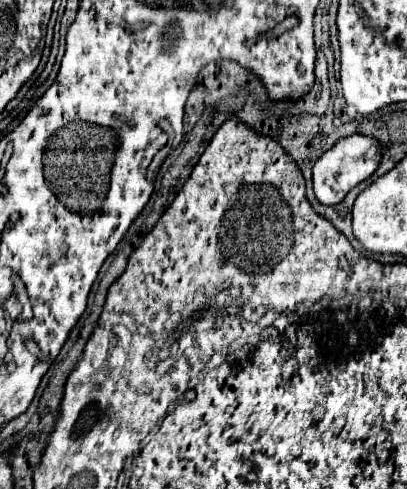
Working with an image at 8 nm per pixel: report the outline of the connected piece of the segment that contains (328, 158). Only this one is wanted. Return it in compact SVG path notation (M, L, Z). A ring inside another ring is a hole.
M350 135L340 139L320 159L316 159L312 167L316 199L324 205L340 203L350 189L354 189L358 183L368 179L380 167L380 161L382 161L382 145L378 139L366 135Z

